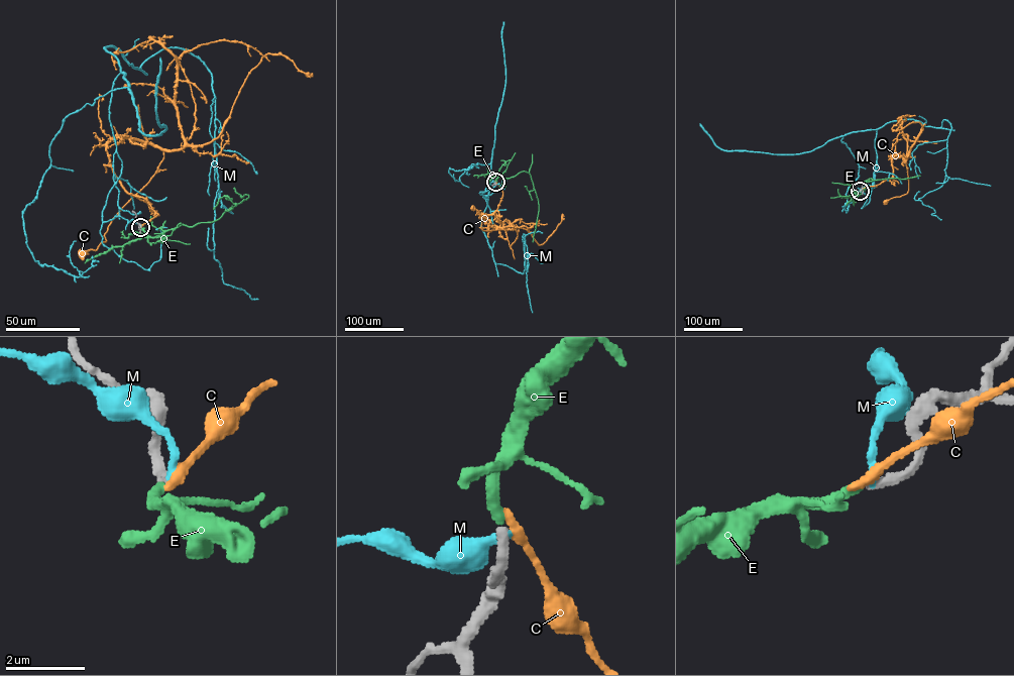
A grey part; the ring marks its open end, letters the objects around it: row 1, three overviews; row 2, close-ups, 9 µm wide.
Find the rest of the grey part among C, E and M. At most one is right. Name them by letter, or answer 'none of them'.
E

